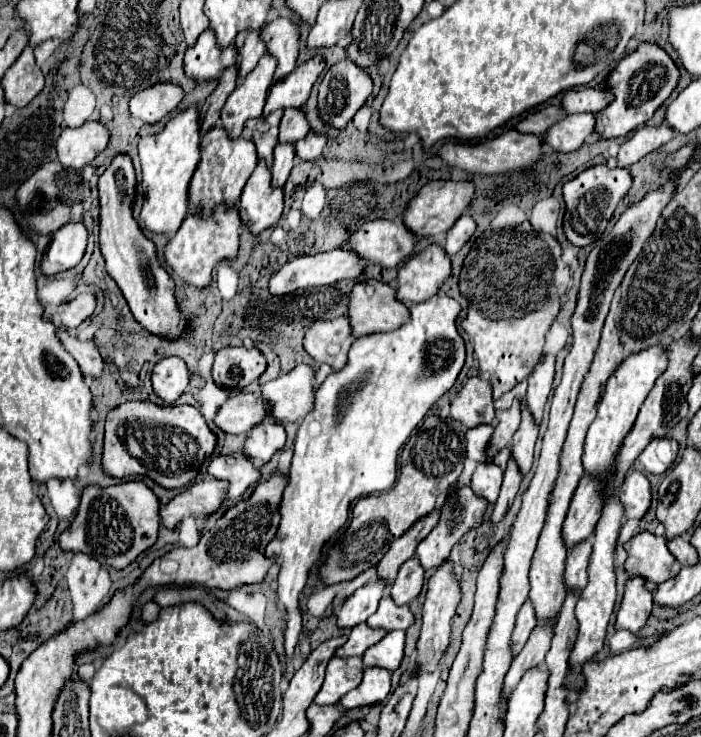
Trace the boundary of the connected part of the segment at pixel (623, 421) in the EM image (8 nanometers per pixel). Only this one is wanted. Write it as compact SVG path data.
M662 343L646 347L630 357L626 357L616 371L610 375L610 379L604 385L604 391L598 401L598 413L592 421L588 433L586 433L586 445L584 445L584 469L594 475L608 477L614 465L614 453L618 451L618 445L622 443L622 437L630 431L630 425L634 425L634 417L638 415L638 409L642 401L648 397L650 389L654 387L654 381L666 371L668 357L666 347Z

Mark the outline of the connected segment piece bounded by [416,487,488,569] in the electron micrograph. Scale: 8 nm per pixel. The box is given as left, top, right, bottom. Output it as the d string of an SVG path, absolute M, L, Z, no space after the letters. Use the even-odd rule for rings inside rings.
M462 487L462 489L456 489L454 495L448 495L446 497L446 503L440 507L440 519L438 519L438 525L428 533L428 537L424 541L420 541L418 549L416 549L416 557L420 559L422 567L424 569L436 569L440 567L446 557L450 555L450 549L466 535L470 533L472 529L480 527L482 525L482 517L486 513L486 507L488 503L482 499L482 497L476 497L474 491L470 487Z

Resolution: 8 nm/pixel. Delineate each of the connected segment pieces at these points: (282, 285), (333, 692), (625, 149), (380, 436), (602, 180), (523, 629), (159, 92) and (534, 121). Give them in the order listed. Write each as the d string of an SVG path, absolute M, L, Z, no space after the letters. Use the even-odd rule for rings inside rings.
M334 249L328 253L318 253L318 255L304 255L304 257L294 257L292 261L284 263L276 273L272 273L268 281L268 289L272 295L288 295L298 289L308 289L308 287L322 287L322 285L332 285L342 279L356 279L362 275L362 261L354 257L354 253L346 249Z
M332 657L326 669L326 679L318 691L314 703L332 705L338 703L344 693L356 689L362 681L362 657Z
M666 125L660 127L640 127L628 141L620 145L620 151L616 155L618 167L630 167L638 163L644 155L652 153L654 149L662 147L674 137L672 129L666 129Z
M436 295L436 297L430 297L422 303L414 303L408 307L410 311L410 321L406 321L402 327L398 327L396 331L388 331L388 333L370 333L370 335L364 335L364 337L358 337L350 351L348 351L348 363L344 369L336 371L336 373L330 373L326 377L326 381L318 387L316 391L316 399L314 399L314 409L304 417L300 429L298 429L298 435L296 435L296 443L294 443L294 457L292 457L292 467L290 467L290 483L284 491L284 499L282 499L282 505L280 505L280 515L282 515L282 521L280 521L280 527L278 527L278 537L282 539L274 539L268 547L266 547L266 555L270 557L276 557L280 559L280 575L278 575L278 605L284 607L288 611L288 629L286 629L286 635L290 639L296 641L296 637L300 635L302 631L302 613L298 609L298 595L302 593L304 585L306 585L306 579L308 579L308 573L312 567L316 567L320 563L320 557L322 557L322 549L324 545L346 525L348 521L348 511L350 511L350 505L360 497L360 495L370 495L372 489L390 489L396 481L396 475L398 475L398 453L402 449L402 445L406 443L406 439L410 437L410 433L414 431L414 427L424 419L424 415L428 413L428 409L454 385L462 365L464 365L464 357L466 357L466 347L464 347L464 339L460 337L458 329L456 329L456 317L460 313L460 303L456 303L454 299L446 297L446 295Z
M596 165L582 171L578 177L564 185L564 201L566 201L566 215L564 215L564 233L568 241L576 247L584 247L594 243L604 231L606 225L618 205L618 201L628 193L632 185L632 177L628 169L608 169L606 165Z
M526 599L526 603L522 605L522 609L518 611L516 627L514 627L514 633L512 633L512 653L514 655L518 655L518 651L522 649L522 645L528 641L534 625L536 625L534 607L532 607L532 601Z
M158 81L130 99L130 113L144 123L156 123L182 101L182 89L170 81Z
M544 107L540 111L524 117L522 121L518 121L514 125L514 129L518 129L520 133L542 135L550 125L554 125L554 121L560 121L560 117L566 117L566 113L562 113L560 107Z

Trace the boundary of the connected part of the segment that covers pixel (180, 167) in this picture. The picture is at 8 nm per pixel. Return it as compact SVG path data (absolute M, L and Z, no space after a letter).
M192 105L184 109L172 117L158 133L142 137L138 143L138 155L142 163L142 189L146 193L140 217L150 231L172 235L178 231L182 219L186 217L190 179L200 163L198 107Z

